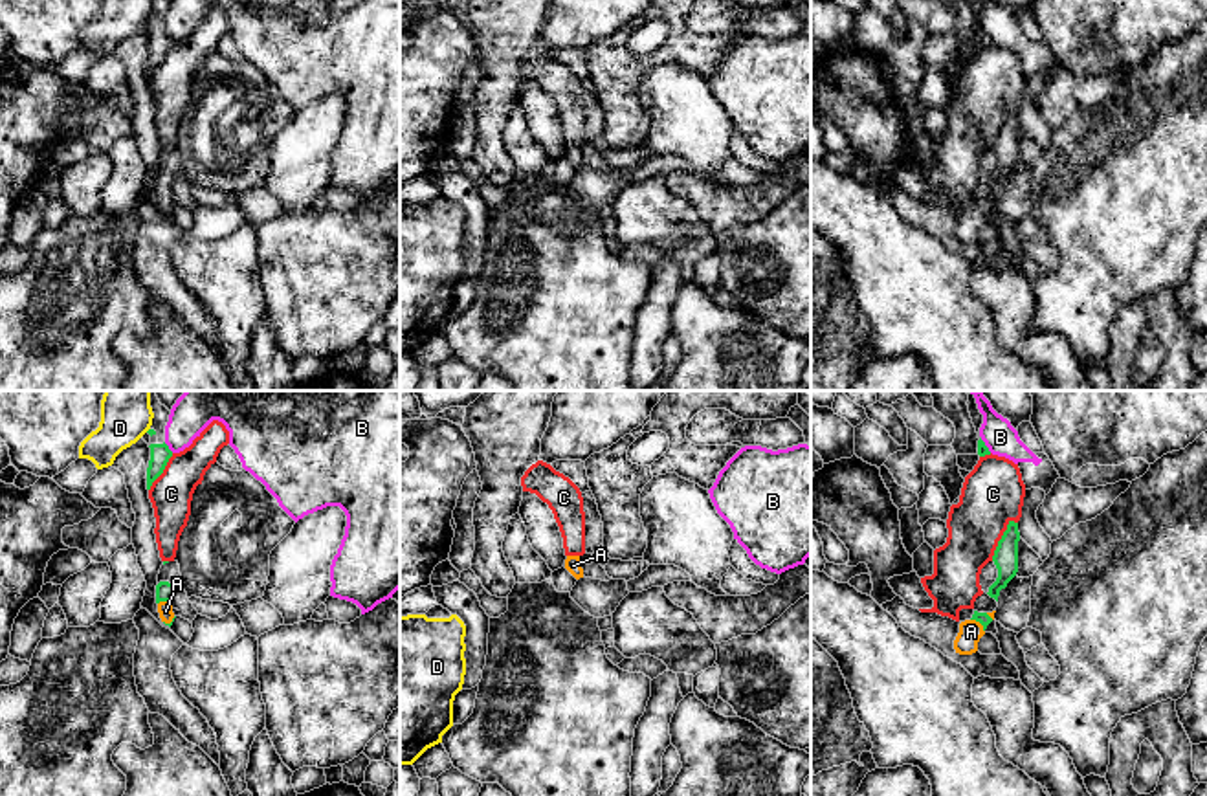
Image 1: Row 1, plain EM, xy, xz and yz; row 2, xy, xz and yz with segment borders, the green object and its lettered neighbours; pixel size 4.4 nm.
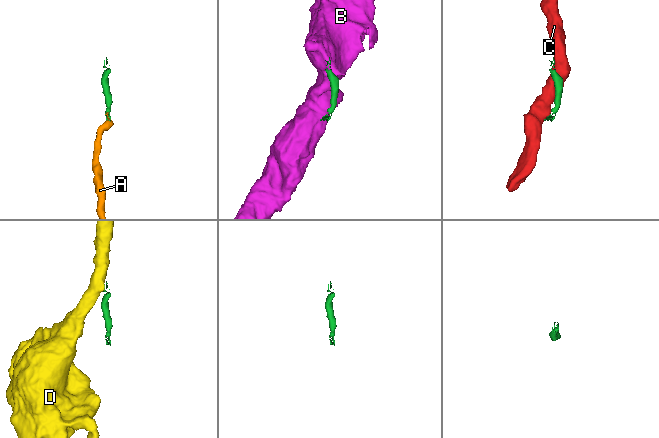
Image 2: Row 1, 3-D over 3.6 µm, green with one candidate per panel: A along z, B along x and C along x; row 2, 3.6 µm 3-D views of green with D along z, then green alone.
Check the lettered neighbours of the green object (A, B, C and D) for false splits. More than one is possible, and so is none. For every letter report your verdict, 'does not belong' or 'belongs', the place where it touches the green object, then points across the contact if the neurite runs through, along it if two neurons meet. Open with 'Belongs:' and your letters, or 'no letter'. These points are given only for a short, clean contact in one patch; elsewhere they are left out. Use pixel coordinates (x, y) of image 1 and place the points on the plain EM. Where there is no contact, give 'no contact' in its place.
Belongs: A
A: belongs; contact yz (980, 211); way yz (984, 208), (980, 211), (971, 221)
B: does not belong; contact xy (167, 37); border xy (164, 32), (173, 41)
C: does not belong; contact yz (1002, 127)
D: does not belong; no contact

